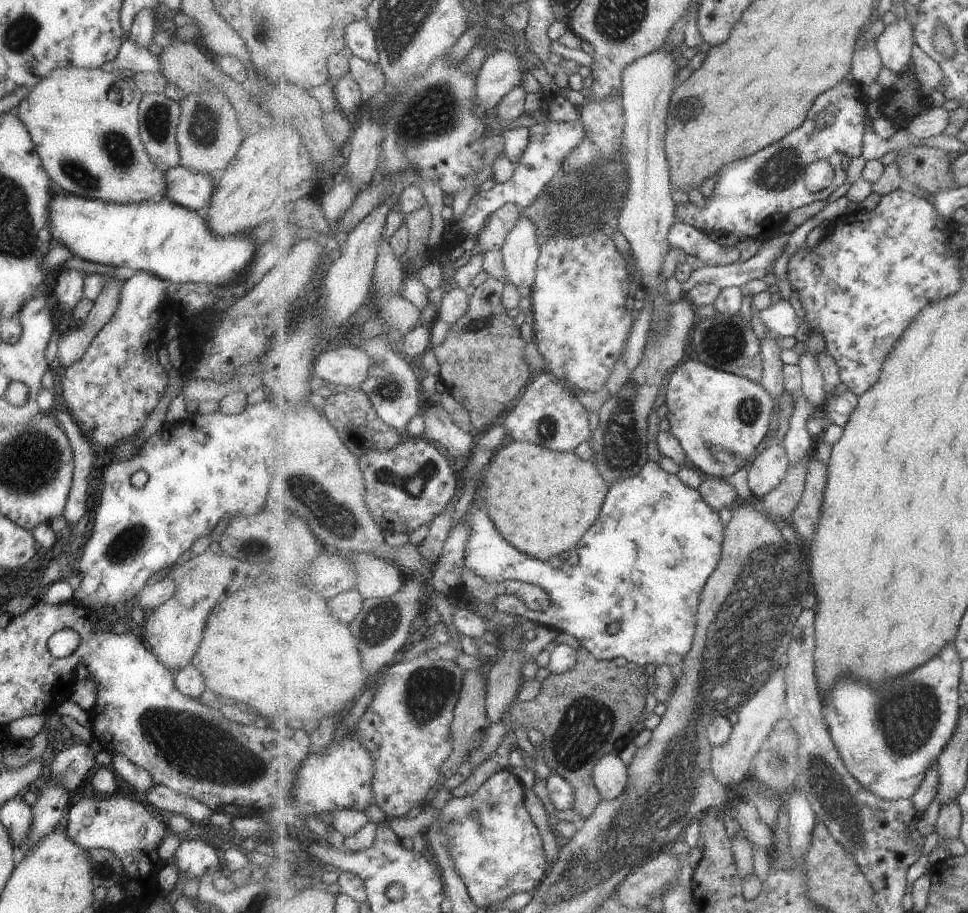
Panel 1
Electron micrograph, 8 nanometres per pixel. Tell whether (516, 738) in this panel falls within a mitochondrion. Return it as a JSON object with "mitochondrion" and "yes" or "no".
{"mitochondrion":"no"}

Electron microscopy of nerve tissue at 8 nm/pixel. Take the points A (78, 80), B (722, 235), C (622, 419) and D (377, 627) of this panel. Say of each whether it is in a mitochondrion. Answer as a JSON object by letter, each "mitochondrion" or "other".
{"A":"other","B":"other","C":"mitochondrion","D":"mitochondrion"}

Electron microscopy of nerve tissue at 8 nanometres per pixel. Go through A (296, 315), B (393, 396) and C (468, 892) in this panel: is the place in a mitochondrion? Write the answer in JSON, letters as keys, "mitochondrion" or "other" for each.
{"A":"other","B":"mitochondrion","C":"other"}

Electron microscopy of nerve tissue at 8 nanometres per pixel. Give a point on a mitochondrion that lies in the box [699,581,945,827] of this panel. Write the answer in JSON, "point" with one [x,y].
{"point":[908,718]}

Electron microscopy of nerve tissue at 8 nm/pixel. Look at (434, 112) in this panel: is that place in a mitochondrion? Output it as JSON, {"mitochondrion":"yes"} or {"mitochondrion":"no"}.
{"mitochondrion":"yes"}

